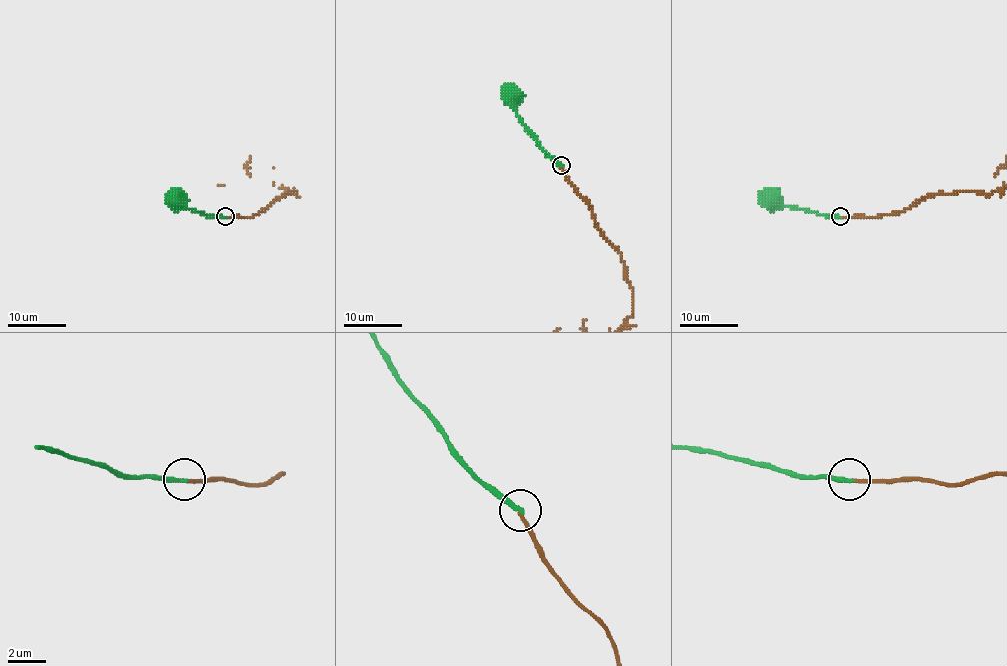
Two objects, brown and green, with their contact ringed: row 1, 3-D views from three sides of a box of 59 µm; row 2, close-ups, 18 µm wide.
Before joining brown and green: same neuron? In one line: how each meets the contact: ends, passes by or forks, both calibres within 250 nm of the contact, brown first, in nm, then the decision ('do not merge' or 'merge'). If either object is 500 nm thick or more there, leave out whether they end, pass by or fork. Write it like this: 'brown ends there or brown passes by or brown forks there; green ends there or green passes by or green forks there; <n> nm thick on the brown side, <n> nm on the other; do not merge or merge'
brown ends there; green ends there; 200 nm thick on the brown side, 280 nm on the other; do not merge

